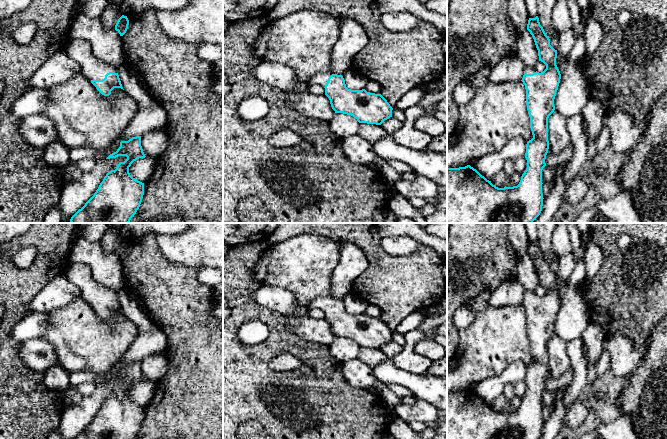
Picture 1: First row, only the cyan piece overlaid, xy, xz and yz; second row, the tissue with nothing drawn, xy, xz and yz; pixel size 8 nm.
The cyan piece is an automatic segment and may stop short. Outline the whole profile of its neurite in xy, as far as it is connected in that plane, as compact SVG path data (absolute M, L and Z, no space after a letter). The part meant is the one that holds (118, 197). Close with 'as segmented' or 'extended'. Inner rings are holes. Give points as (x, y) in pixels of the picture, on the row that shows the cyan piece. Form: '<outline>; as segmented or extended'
M141 136L132 137L128 141L121 141L117 151L110 154L106 159L118 156L126 156L127 159L124 162L120 162L115 170L111 170L106 174L94 195L71 217L71 223L129 223L131 218L134 217L142 202L144 183L130 175L129 167L137 159L146 157L141 146Z; as segmented

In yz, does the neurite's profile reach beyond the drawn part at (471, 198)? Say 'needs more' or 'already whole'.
needs more

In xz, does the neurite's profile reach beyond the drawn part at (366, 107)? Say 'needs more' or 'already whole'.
needs more

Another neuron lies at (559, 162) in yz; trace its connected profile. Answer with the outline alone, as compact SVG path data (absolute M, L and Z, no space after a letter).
M571 142L559 154L554 154L549 147L545 163L546 166L553 168L555 171L555 175L550 181L551 186L553 186L556 183L557 179L564 174L568 164L572 159L572 156L573 156L573 147Z

